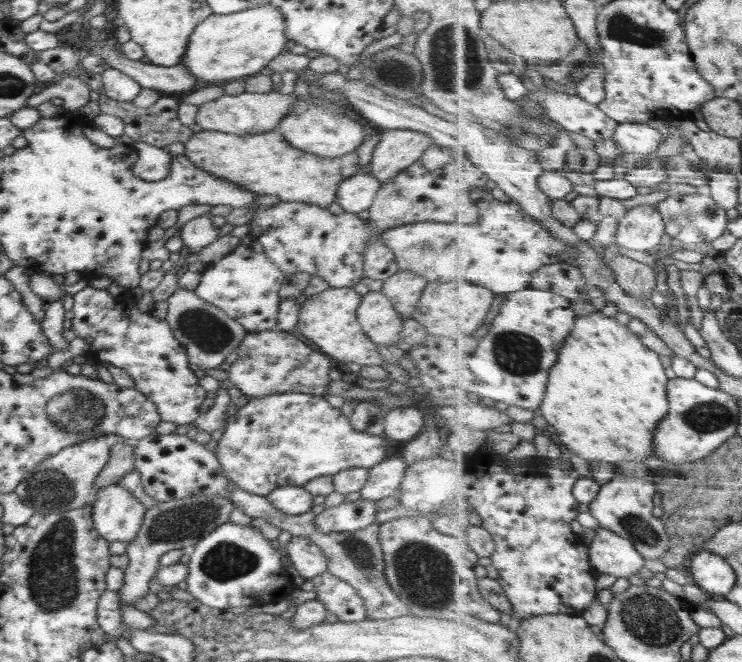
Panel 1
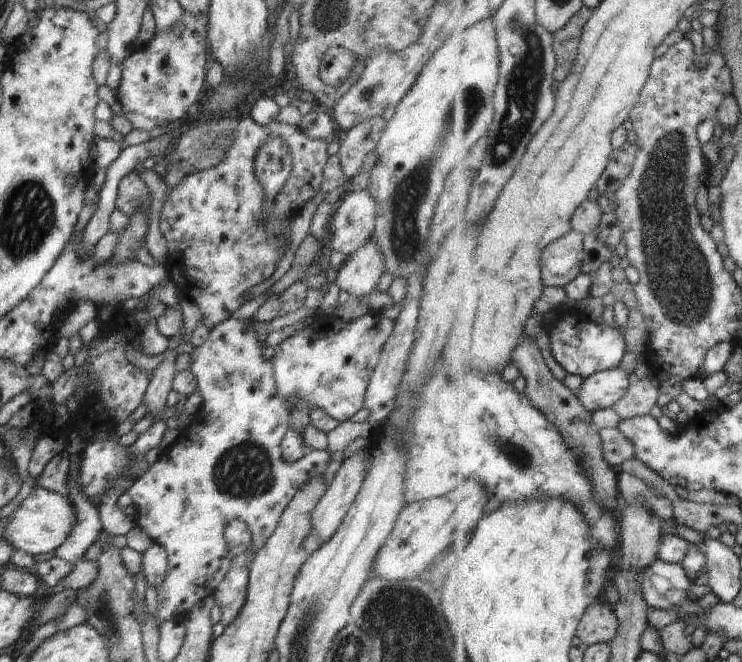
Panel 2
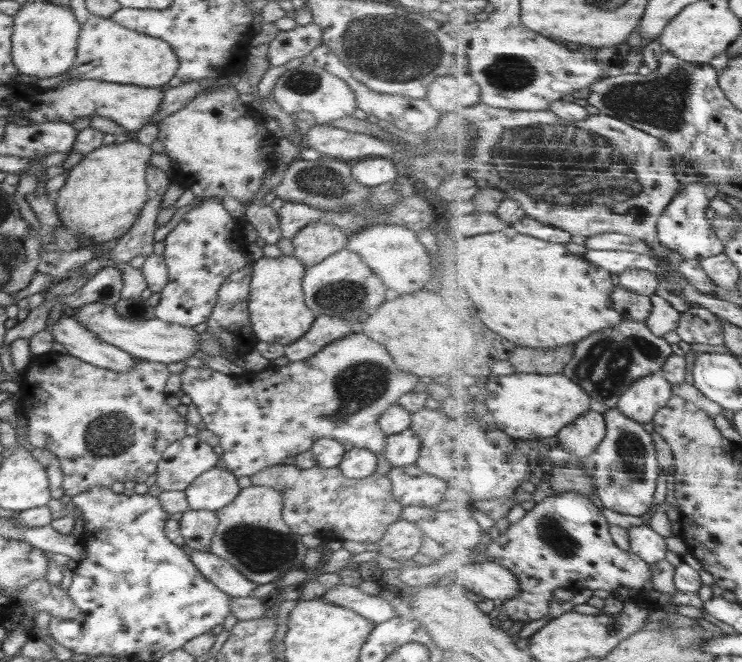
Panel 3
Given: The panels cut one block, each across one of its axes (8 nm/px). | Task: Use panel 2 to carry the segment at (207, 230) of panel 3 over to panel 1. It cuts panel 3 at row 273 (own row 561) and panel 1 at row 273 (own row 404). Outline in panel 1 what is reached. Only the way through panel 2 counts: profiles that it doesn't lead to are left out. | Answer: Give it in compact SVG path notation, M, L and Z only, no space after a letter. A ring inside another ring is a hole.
M239 244L222 260L210 264L201 274L200 283L194 290L206 302L213 304L249 333L277 331L276 322L281 301L279 288L286 278L285 272L277 268L266 253L254 252L250 246Z

